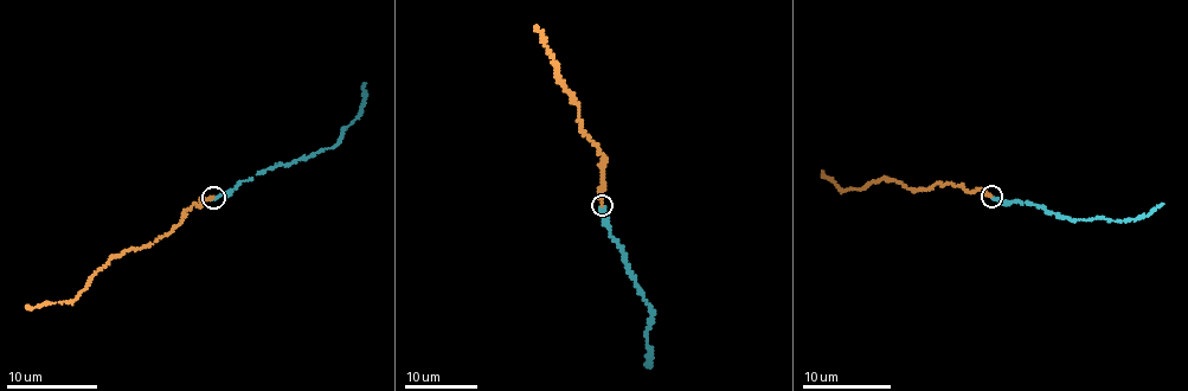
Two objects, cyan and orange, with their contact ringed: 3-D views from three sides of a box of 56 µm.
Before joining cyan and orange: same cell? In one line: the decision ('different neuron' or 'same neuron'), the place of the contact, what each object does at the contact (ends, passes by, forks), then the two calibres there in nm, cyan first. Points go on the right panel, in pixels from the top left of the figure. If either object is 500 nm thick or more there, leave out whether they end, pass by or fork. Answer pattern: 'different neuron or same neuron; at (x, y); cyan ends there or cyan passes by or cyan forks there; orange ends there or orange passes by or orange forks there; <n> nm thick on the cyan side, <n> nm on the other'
same neuron; at (991, 197); cyan ends there; orange ends there; 240 nm thick on the cyan side, 190 nm on the other

